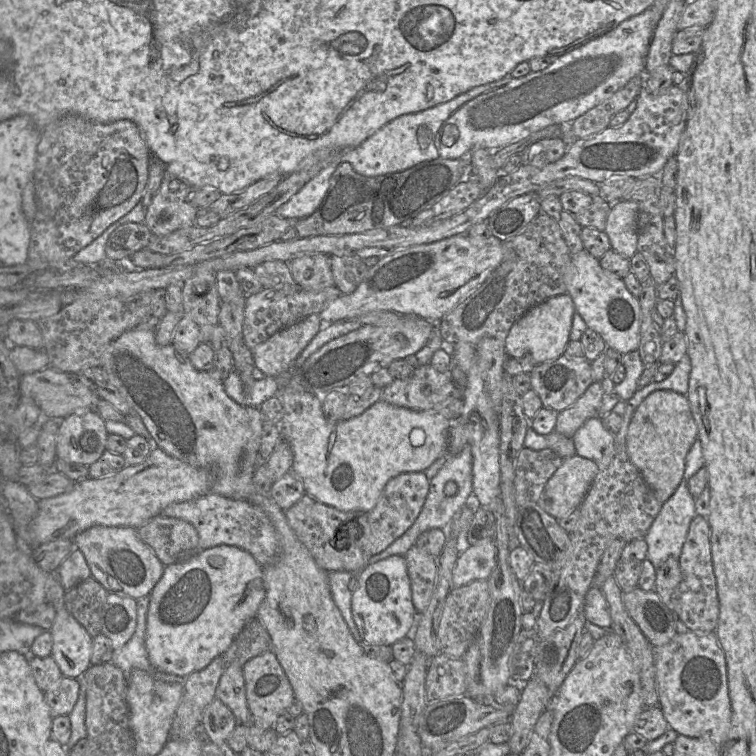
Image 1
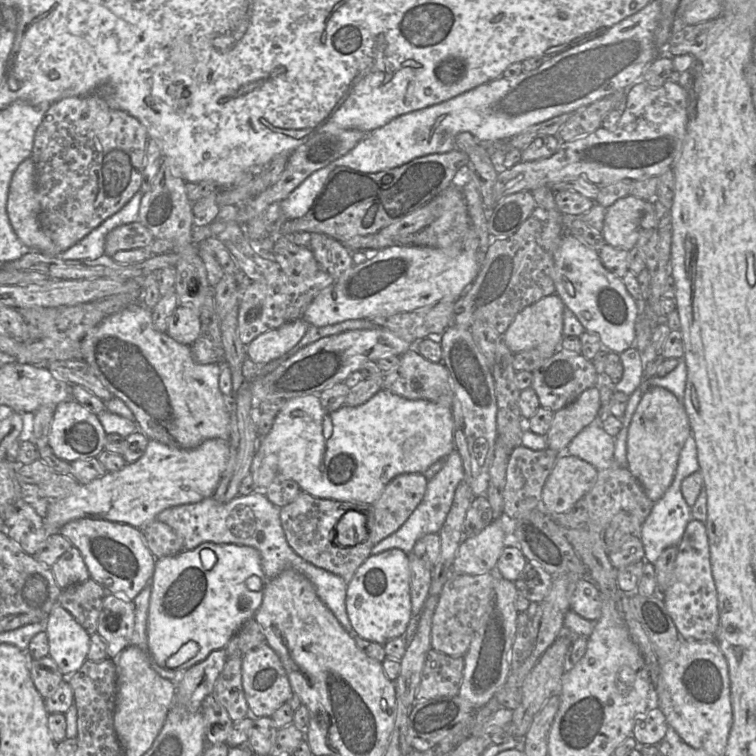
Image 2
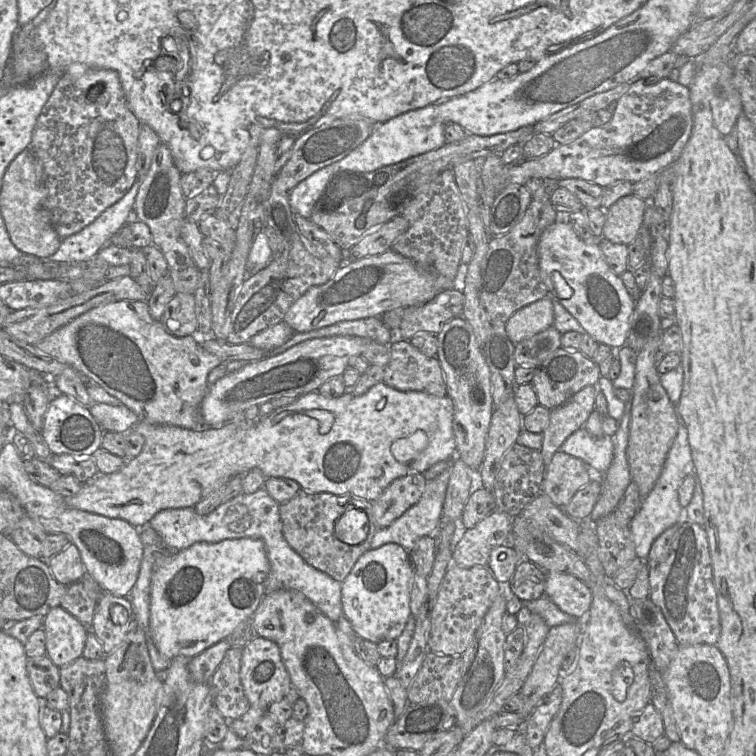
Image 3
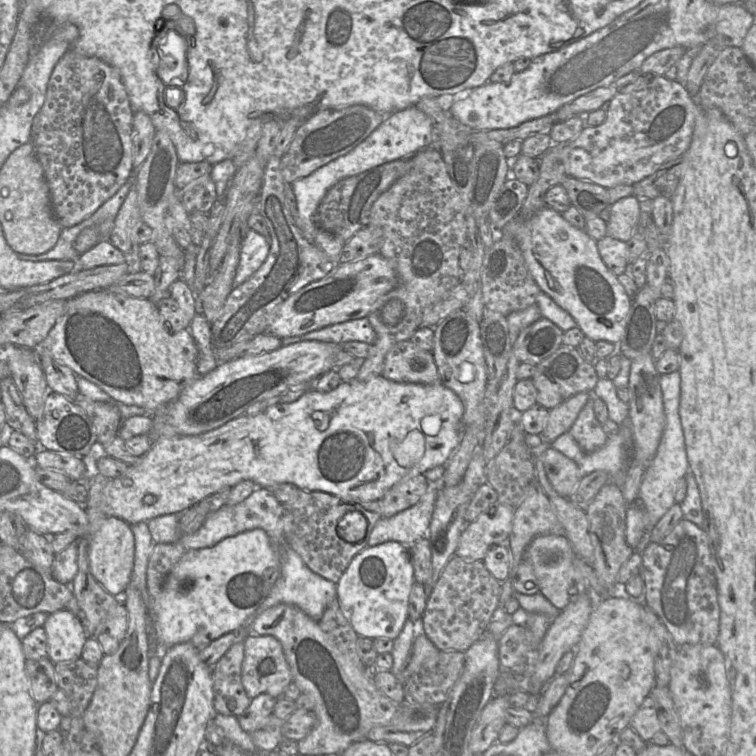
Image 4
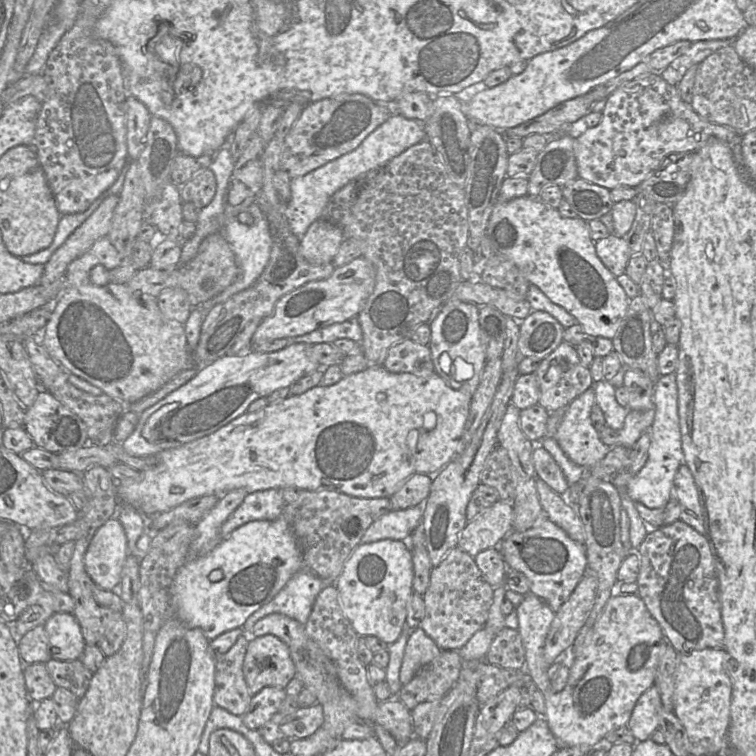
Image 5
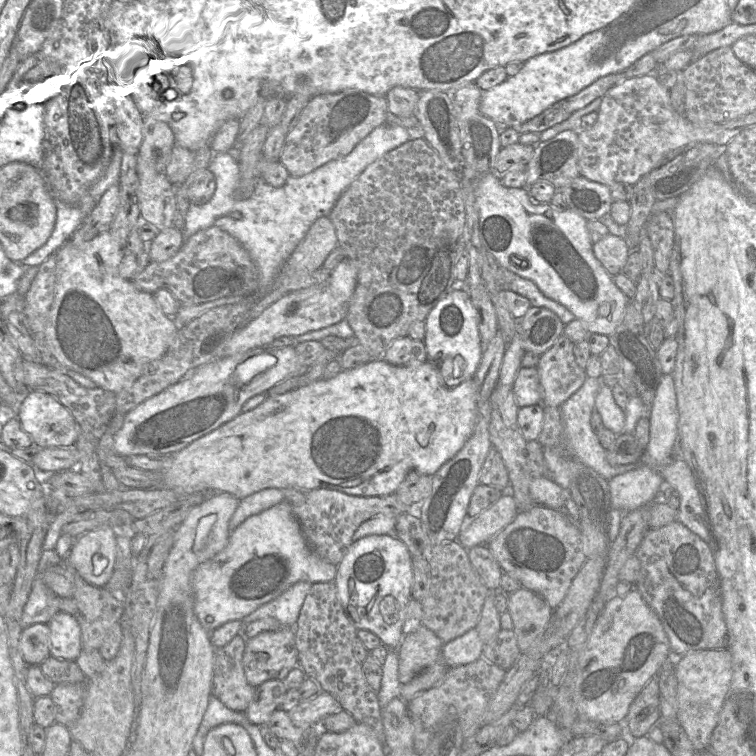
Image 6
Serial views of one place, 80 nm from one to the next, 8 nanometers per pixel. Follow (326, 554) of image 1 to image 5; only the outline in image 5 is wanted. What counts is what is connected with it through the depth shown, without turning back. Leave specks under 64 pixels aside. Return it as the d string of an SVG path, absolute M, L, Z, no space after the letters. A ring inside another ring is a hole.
M320 490L320 491L303 491L301 493L301 495L298 497L298 499L296 501L294 501L293 503L287 503L284 505L284 510L283 510L283 514L282 517L285 518L285 520L288 522L292 533L294 534L299 549L301 551L303 560L304 560L304 567L311 571L312 573L314 573L316 576L318 576L320 579L322 579L323 581L327 582L327 583L335 583L336 580L339 578L340 574L343 571L345 562L347 561L347 559L349 558L349 556L351 555L351 553L355 550L355 548L361 544L361 539L364 535L364 533L366 532L366 530L369 528L369 526L375 522L377 519L379 519L382 515L388 513L392 511L392 506L391 506L391 501L388 497L382 497L382 498L358 498L358 497L353 497L353 496L349 496L346 495L344 493L339 493L339 492L335 492L335 491L330 491L330 490ZM352 518L357 518L360 522L360 526L358 531L353 534L353 535L349 535L345 532L345 525L347 524L347 522L352 519Z

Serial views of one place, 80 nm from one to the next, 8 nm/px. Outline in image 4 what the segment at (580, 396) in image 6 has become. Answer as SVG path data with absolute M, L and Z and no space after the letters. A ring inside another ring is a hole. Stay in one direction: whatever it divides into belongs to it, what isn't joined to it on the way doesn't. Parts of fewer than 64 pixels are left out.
M594 396L587 401L568 431L585 452L602 447L608 437L594 413Z

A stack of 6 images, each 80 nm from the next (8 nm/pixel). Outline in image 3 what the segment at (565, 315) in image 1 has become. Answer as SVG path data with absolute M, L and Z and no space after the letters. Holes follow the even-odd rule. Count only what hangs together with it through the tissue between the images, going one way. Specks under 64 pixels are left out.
M544 297L516 311L506 322L508 338L516 345L553 326L554 315L552 300Z

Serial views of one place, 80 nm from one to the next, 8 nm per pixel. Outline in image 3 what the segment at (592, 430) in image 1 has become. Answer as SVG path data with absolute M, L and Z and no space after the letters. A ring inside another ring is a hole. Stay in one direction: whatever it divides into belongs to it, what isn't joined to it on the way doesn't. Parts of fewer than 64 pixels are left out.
M581 427L561 445L559 451L583 460L596 477L603 477L614 456L613 437L595 437Z

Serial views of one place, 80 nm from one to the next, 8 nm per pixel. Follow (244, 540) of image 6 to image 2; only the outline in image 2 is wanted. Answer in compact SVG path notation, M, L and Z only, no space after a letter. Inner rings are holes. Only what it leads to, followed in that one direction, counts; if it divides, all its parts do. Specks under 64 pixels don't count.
M204 542L194 549L156 559L147 618L148 652L151 658L163 668L185 671L205 660L212 651L224 649L241 626L254 618L263 600L265 584L260 553L250 546ZM202 549L210 549L217 556L218 561L211 569L207 569L201 561Z

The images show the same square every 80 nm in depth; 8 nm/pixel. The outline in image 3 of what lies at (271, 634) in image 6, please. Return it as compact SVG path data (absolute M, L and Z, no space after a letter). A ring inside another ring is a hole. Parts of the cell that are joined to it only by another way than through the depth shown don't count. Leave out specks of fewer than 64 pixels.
M263 637L255 638L243 648L240 679L250 705L261 709L268 709L271 704L283 700L292 686L278 645Z

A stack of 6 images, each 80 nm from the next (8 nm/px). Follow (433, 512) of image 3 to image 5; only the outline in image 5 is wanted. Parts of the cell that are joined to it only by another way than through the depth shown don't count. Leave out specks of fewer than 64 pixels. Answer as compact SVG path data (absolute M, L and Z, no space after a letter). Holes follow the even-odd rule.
M423 504L403 510L392 510L369 526L361 543L371 543L383 539L408 542L411 533L421 523L423 514Z

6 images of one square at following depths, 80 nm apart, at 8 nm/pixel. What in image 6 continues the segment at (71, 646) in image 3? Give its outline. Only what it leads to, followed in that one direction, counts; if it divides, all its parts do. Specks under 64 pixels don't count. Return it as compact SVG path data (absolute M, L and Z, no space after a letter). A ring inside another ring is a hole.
M59 611L47 625L50 655L58 659L76 660L82 652L82 640L75 616Z

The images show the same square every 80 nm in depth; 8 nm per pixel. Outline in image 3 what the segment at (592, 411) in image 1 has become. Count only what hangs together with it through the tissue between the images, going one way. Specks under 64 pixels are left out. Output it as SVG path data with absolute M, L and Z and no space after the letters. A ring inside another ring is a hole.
M597 384L586 386L574 394L565 403L551 411L549 422L543 435L540 449L545 465L545 473L553 455L559 451L565 440L583 427L595 407Z

